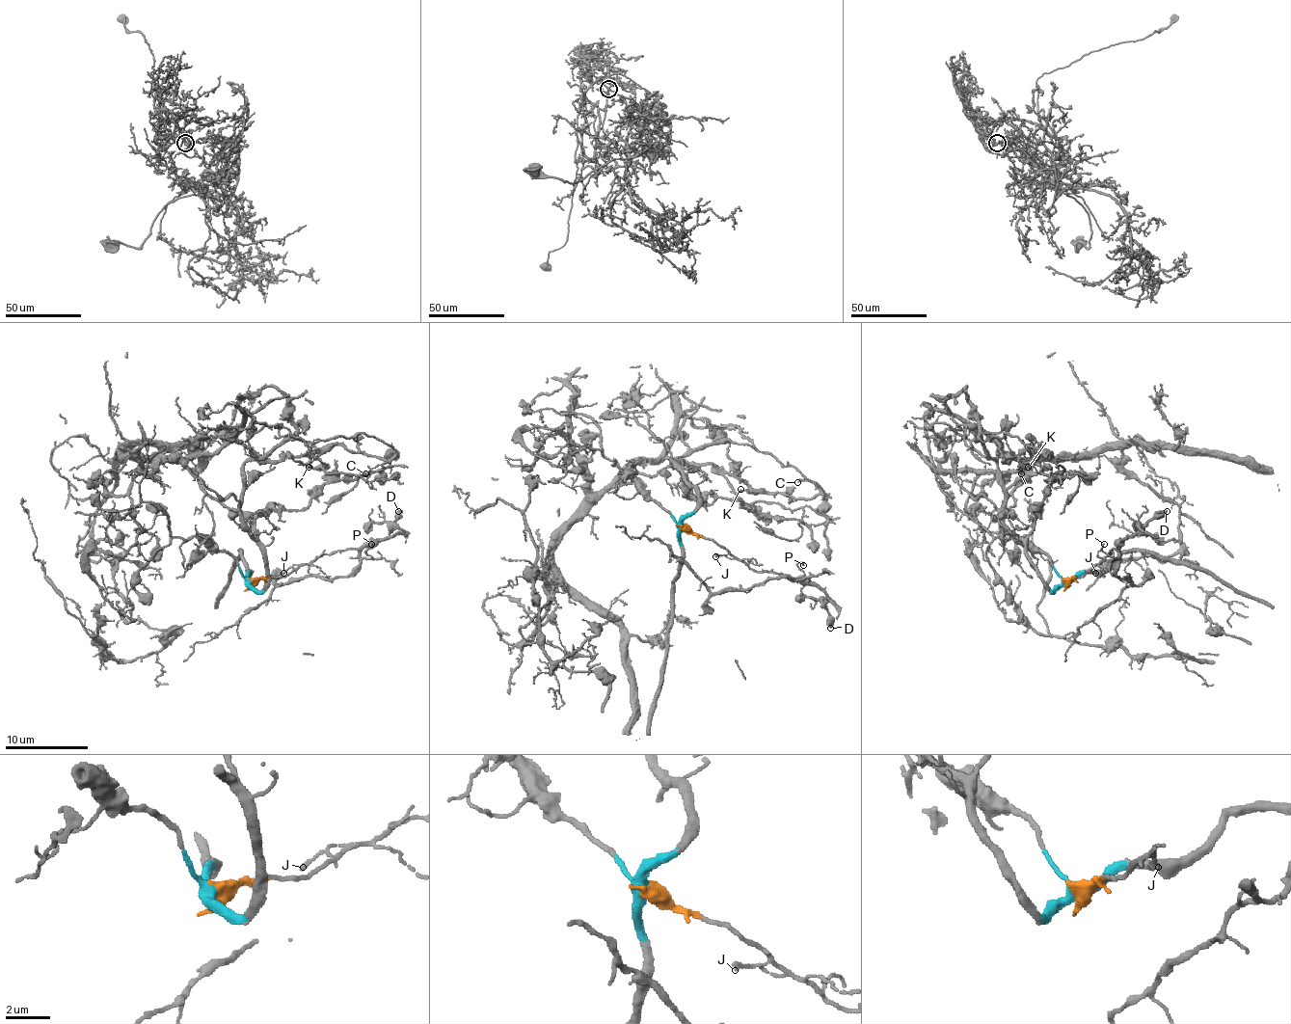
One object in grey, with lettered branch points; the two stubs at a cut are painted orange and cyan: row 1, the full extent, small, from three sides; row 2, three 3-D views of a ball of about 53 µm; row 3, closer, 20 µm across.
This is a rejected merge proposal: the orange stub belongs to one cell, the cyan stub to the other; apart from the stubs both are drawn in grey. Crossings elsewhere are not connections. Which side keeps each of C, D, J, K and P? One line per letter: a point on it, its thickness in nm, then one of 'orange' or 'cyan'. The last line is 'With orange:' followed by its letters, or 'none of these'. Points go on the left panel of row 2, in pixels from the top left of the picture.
C: (365, 473) | 90 nm | cyan
D: (398, 511) | 440 nm | orange
J: (283, 573) | 160 nm | orange
K: (309, 467) | 110 nm | cyan
P: (371, 544) | 130 nm | orange
With orange: D, J, P

